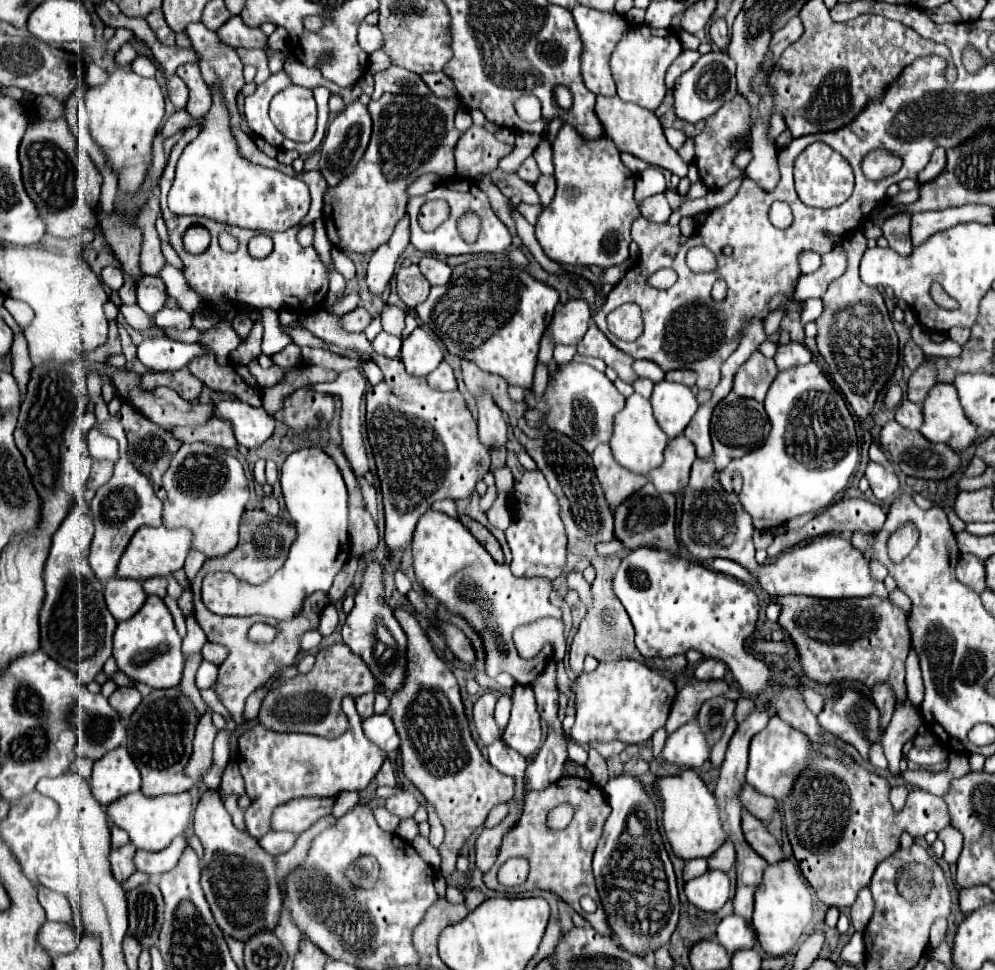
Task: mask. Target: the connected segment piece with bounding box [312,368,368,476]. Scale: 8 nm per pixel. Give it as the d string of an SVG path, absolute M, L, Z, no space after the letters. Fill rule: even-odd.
M358 368L346 370L338 374L338 378L330 384L314 384L312 390L330 393L342 400L342 416L340 416L340 432L342 432L342 448L356 476L368 472L368 458L362 444L360 434L360 402L366 392L366 378Z

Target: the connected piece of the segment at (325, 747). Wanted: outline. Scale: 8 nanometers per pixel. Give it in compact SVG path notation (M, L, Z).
M344 698L344 714L348 718L348 730L332 740L314 738L310 734L280 734L254 726L238 738L240 772L246 784L246 794L252 804L244 812L246 830L250 836L270 832L270 814L276 806L304 796L328 798L338 796L342 790L362 792L384 764L384 752L366 738L362 730L362 718L354 708L354 698Z

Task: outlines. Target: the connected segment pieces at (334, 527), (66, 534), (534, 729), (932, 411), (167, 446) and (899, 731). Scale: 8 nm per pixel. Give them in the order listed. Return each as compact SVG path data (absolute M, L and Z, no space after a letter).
M302 448L292 452L282 470L280 486L286 510L296 526L296 540L290 546L284 566L262 586L250 586L232 574L210 574L202 582L202 600L206 608L244 612L244 616L262 614L266 618L288 620L298 614L302 600L318 590L328 592L334 576L350 558L348 542L348 492L334 460L320 448Z
M74 506L64 518L58 532L52 536L52 548L44 564L44 606L40 610L40 646L42 650L72 670L82 684L90 684L102 670L104 662L112 656L112 634L116 630L116 620L108 612L102 584L96 580L88 566L88 548L94 534L94 524L80 506Z
M514 686L512 714L502 740L522 756L534 756L542 746L542 726L532 686Z
M938 384L930 390L926 402L922 404L924 424L922 436L930 442L942 442L956 452L962 452L978 438L978 428L964 414L958 392L952 384Z
M122 404L122 410L118 412L118 418L126 430L126 438L128 438L128 458L130 462L150 480L156 496L164 502L166 500L166 490L162 486L162 474L166 472L166 468L170 466L172 456L178 452L178 448L182 446L180 442L174 442L174 438L170 438L170 430L160 428L156 424L150 424L150 420L142 418L142 414L138 414L132 406Z
M904 698L904 702L896 706L894 716L892 716L892 720L882 736L884 754L886 754L886 760L890 764L890 772L894 776L900 772L898 764L902 760L902 746L906 744L908 738L916 736L916 732L922 724L924 722L922 722L918 708L910 702L910 698Z

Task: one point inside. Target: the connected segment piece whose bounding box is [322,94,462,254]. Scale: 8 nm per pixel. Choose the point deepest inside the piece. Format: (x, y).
(413, 135)

